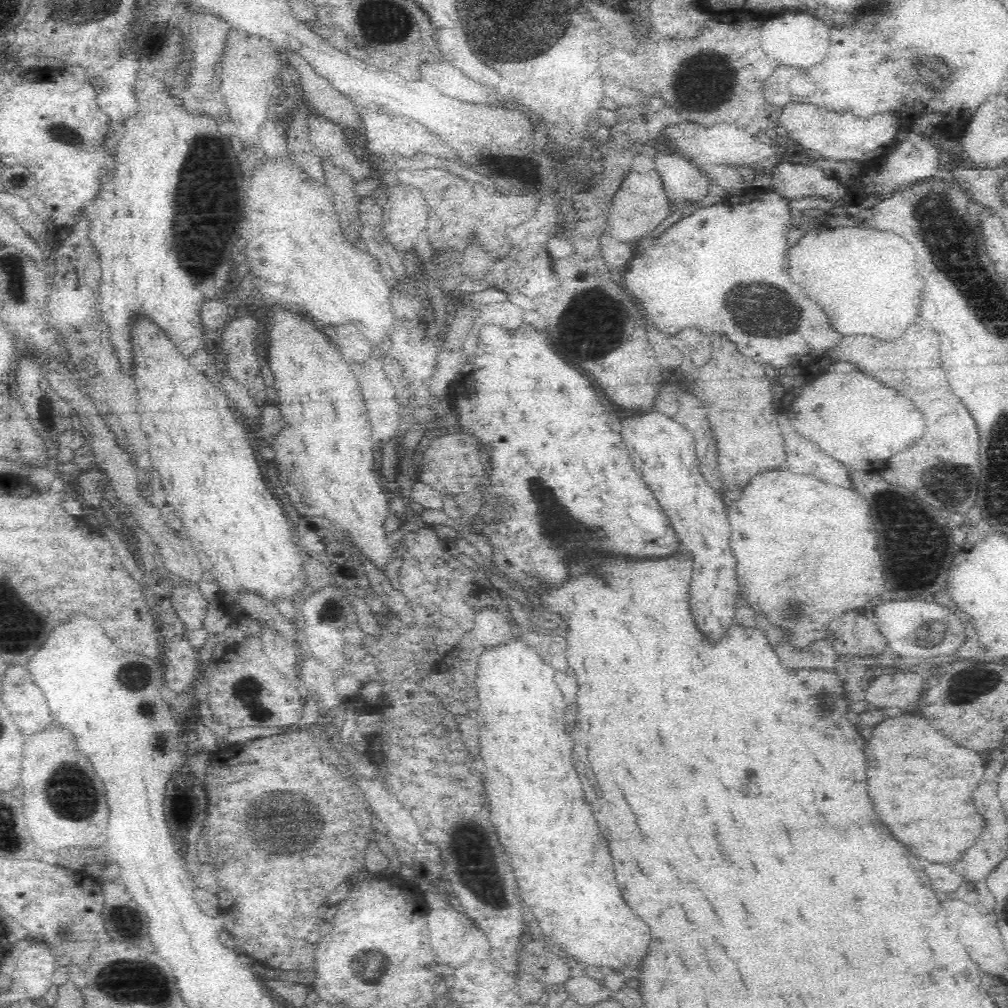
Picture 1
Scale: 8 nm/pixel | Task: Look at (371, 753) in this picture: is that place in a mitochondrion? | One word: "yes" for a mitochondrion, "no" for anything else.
no

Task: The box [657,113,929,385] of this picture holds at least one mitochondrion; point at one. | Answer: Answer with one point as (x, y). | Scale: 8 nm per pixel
(749, 309)

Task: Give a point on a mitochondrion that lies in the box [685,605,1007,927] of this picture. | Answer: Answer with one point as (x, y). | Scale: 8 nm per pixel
(971, 685)

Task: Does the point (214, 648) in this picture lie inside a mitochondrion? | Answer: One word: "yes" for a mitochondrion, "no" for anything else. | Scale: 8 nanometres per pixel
no

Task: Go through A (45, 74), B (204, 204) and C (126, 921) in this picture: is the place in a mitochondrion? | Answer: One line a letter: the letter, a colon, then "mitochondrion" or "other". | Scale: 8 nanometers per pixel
A: other
B: mitochondrion
C: mitochondrion

